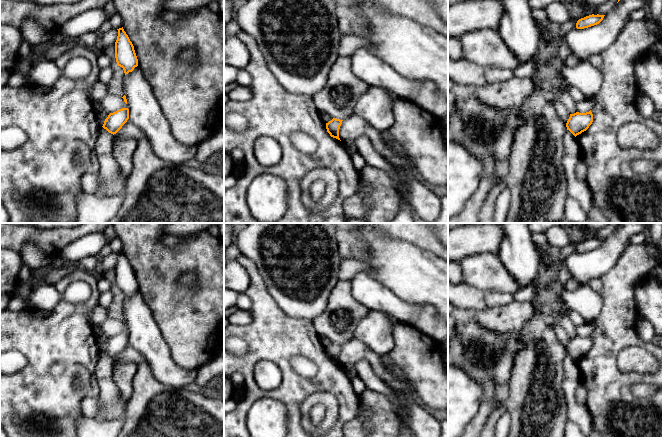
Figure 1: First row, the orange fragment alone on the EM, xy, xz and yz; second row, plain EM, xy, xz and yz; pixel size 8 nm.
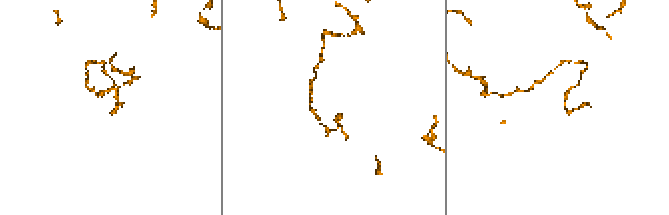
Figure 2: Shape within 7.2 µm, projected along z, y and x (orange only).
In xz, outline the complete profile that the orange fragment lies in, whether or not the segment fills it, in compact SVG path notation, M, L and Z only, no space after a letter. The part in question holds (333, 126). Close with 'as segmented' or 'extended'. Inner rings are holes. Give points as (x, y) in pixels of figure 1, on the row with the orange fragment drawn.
M333 118L331 121L326 123L327 132L330 134L331 137L340 140L339 138L339 129L342 124L343 120Z; as segmented

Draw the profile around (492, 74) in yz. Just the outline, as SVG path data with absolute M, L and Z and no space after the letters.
M496 67L484 68L485 77L488 83L504 82L514 77L514 71Z

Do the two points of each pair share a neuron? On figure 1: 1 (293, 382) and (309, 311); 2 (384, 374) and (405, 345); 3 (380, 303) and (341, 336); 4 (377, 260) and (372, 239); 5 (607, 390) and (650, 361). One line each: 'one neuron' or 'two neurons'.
1: two neurons
2: two neurons
3: two neurons
4: one neuron
5: two neurons

